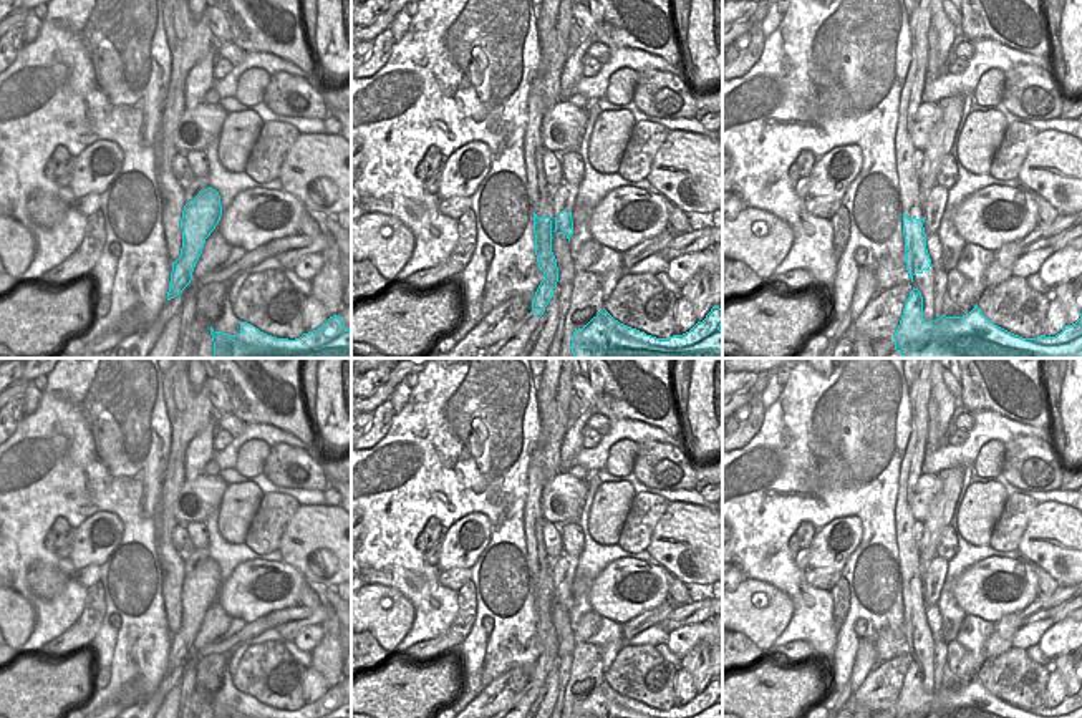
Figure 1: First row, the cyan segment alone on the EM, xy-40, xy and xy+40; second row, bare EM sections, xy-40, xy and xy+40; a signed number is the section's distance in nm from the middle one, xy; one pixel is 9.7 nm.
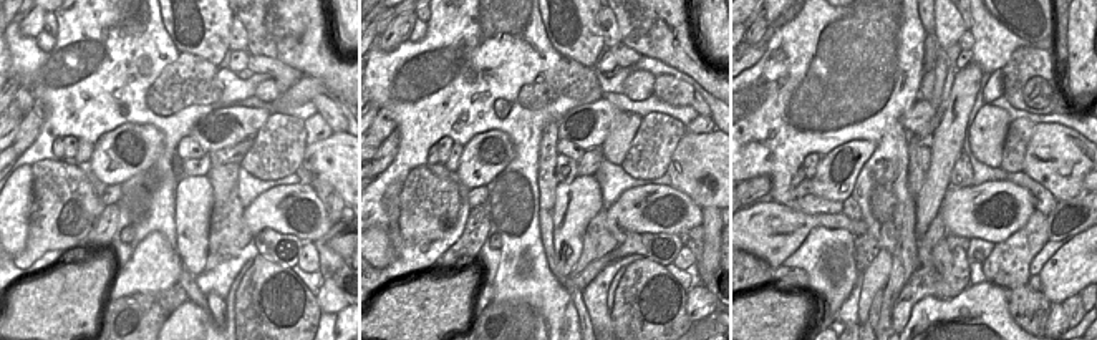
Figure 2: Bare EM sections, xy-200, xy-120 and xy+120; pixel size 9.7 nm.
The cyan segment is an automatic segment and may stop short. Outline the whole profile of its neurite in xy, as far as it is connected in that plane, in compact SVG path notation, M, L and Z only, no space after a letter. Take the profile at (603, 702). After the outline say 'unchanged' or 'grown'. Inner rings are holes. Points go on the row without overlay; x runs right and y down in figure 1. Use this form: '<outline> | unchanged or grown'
M712 678L689 703L656 710L615 691L605 680L572 706L572 718L722 718L722 682Z | unchanged

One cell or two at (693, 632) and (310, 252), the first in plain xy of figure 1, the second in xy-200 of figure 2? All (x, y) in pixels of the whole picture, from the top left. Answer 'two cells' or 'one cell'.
one cell

